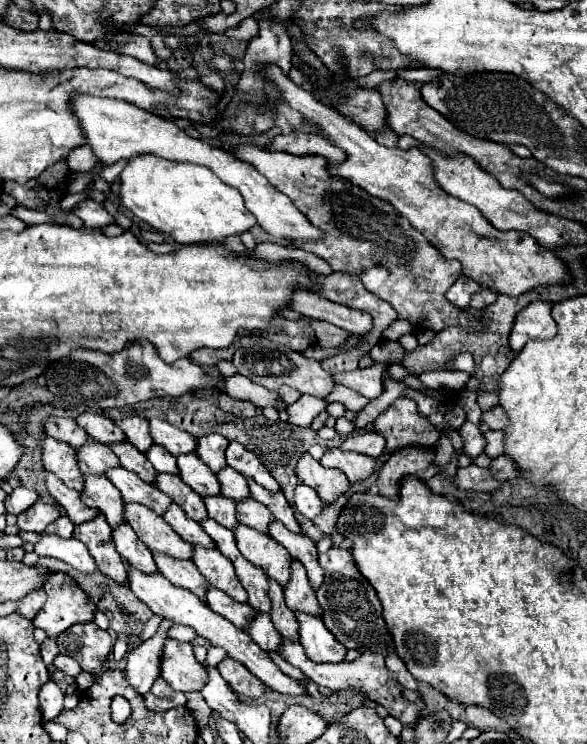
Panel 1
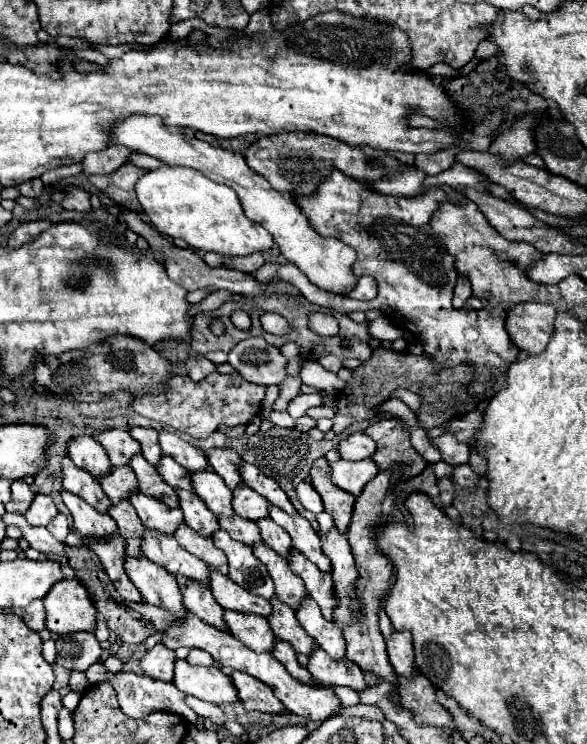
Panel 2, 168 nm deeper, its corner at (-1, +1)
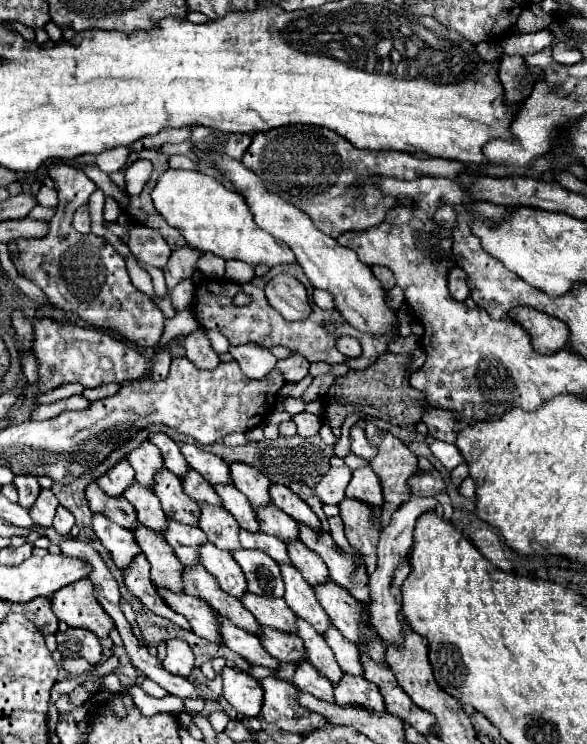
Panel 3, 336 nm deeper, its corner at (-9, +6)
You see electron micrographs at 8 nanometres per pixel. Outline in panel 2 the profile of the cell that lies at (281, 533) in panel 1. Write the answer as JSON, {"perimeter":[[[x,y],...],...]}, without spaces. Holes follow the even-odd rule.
{"perimeter":[[[292,549],[290,557],[290,567],[292,571],[296,571],[296,575],[304,581],[308,595],[320,605],[322,615],[328,621],[334,621],[332,613],[338,607],[336,603],[336,595],[334,595],[334,585],[332,585],[332,577],[324,575],[312,561],[308,561],[304,555],[300,555],[300,551]]]}

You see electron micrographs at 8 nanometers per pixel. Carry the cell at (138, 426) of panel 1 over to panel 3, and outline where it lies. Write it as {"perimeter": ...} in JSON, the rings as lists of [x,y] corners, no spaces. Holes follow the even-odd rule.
{"perimeter":[[[152,432],[152,434],[150,434],[150,440],[160,448],[164,466],[166,466],[168,470],[172,470],[176,476],[184,476],[184,474],[188,472],[188,464],[184,462],[184,456],[180,454],[178,444],[176,444],[172,438],[168,438],[168,436],[162,434],[162,432]]]}

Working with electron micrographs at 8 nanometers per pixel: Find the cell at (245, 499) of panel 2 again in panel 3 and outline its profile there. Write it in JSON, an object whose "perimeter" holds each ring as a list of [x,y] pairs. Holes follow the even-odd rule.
{"perimeter":[[[274,504],[256,508],[256,520],[260,522],[262,532],[278,536],[280,540],[288,540],[288,538],[298,536],[298,522],[294,518],[288,518],[288,514],[284,514]]]}

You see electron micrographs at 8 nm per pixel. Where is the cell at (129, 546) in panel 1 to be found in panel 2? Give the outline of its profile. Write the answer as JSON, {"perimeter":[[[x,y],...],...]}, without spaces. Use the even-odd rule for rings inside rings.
{"perimeter":[[[128,557],[126,573],[136,589],[142,593],[146,603],[166,609],[176,619],[186,617],[186,607],[182,603],[182,593],[174,575],[168,575],[168,571],[162,571],[162,567],[156,567],[156,563],[148,563],[148,559],[144,557]]]}

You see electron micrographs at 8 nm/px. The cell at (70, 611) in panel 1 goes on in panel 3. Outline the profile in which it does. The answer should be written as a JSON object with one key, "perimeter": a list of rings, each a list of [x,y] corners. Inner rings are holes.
{"perimeter":[[[88,578],[58,590],[52,596],[52,610],[60,622],[66,622],[70,628],[86,628],[98,638],[106,638],[114,628],[112,618],[104,614],[102,606],[94,598],[92,582]]]}

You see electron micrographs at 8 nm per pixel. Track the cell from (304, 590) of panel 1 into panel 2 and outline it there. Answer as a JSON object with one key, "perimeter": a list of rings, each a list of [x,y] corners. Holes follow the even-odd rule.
{"perimeter":[[[304,599],[300,609],[296,611],[296,617],[300,625],[306,629],[310,637],[316,639],[316,643],[336,661],[342,661],[346,657],[346,643],[342,637],[342,629],[336,623],[330,623],[322,617],[320,607],[316,607],[314,599]]]}

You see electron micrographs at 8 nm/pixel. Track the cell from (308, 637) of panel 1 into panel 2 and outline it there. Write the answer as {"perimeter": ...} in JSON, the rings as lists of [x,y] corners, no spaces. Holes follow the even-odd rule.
{"perimeter":[[[320,647],[310,655],[308,671],[316,681],[322,683],[322,687],[334,689],[334,687],[350,687],[354,691],[364,691],[364,675],[360,667],[356,667],[352,661],[334,661],[326,651],[320,651]]]}

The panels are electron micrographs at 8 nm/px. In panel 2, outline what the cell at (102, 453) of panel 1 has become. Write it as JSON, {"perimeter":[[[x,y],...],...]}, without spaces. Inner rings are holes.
{"perimeter":[[[130,467],[112,469],[110,475],[106,475],[104,479],[98,479],[98,481],[114,505],[130,499],[138,491],[138,479]]]}

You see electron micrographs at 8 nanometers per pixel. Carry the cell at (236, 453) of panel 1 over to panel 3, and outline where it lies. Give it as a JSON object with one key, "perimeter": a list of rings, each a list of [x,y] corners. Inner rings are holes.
{"perimeter":[[[270,484],[270,500],[280,508],[284,510],[286,514],[290,514],[296,522],[302,522],[302,524],[308,524],[316,530],[320,530],[320,522],[318,522],[318,516],[310,510],[310,506],[306,506],[304,500],[300,500],[290,488],[282,486],[282,484]]]}

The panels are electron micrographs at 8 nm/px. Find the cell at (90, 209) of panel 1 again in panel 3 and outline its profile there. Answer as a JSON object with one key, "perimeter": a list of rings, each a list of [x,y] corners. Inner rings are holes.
{"perimeter":[[[66,164],[54,166],[50,170],[50,178],[58,192],[57,213],[51,220],[52,226],[48,222],[48,234],[44,238],[16,240],[18,254],[12,256],[12,262],[18,274],[32,280],[48,296],[52,306],[74,312],[92,326],[116,330],[138,346],[156,346],[164,332],[166,318],[162,310],[152,302],[152,298],[132,286],[126,262],[110,242],[102,236],[80,234],[70,226],[76,209],[88,203],[96,184],[84,172]]]}

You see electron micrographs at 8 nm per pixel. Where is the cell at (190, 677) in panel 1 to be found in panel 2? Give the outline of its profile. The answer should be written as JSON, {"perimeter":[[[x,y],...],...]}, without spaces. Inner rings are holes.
{"perimeter":[[[176,661],[176,675],[174,685],[184,691],[186,695],[194,695],[202,701],[226,705],[238,703],[238,691],[228,675],[214,667],[194,667],[188,661]]]}

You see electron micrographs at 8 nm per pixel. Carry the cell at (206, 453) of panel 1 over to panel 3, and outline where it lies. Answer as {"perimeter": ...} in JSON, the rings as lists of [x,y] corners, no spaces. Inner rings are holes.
{"perimeter":[[[232,462],[230,464],[230,478],[232,478],[234,486],[250,500],[250,504],[254,508],[270,502],[270,496],[268,496],[270,480],[254,466],[248,466],[244,462]]]}

